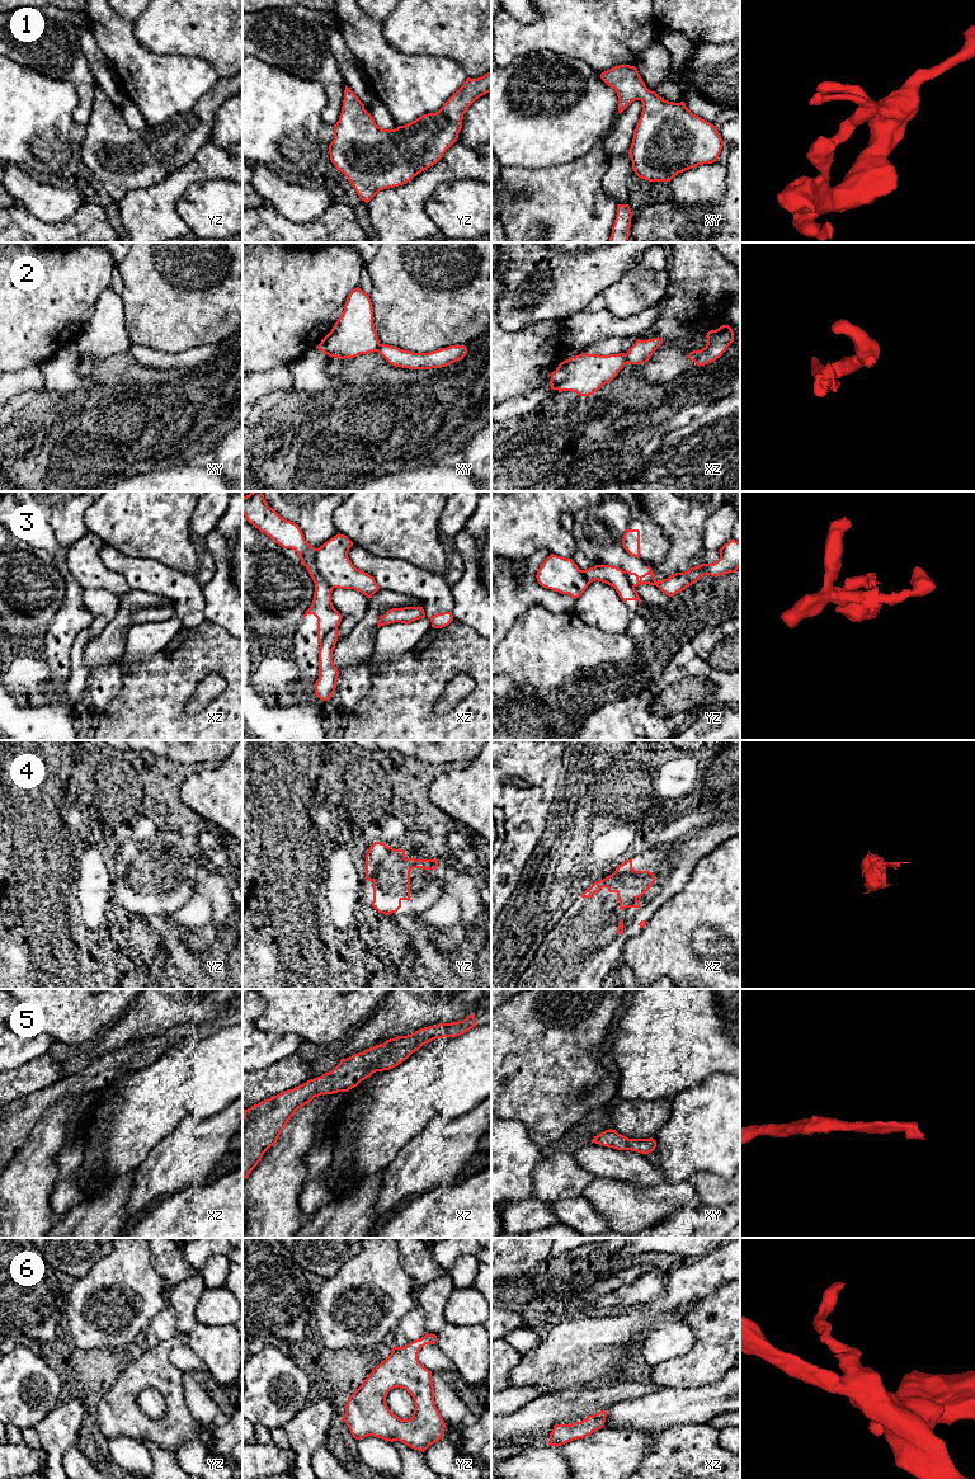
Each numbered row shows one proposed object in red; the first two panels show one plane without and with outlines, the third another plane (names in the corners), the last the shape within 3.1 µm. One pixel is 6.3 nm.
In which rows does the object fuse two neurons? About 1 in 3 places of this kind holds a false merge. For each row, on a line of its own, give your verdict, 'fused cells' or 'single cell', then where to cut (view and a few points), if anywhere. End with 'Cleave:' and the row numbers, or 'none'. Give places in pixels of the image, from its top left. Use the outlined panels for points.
1: single cell; no cut
2: fused cells; cut in xz along (625, 354), (627, 362)
3: fused cells; cut in xz along (337, 627), (326, 635), (320, 645)
4: single cell; no cut
5: single cell; no cut
6: single cell; no cut
Cleave: 2, 3

